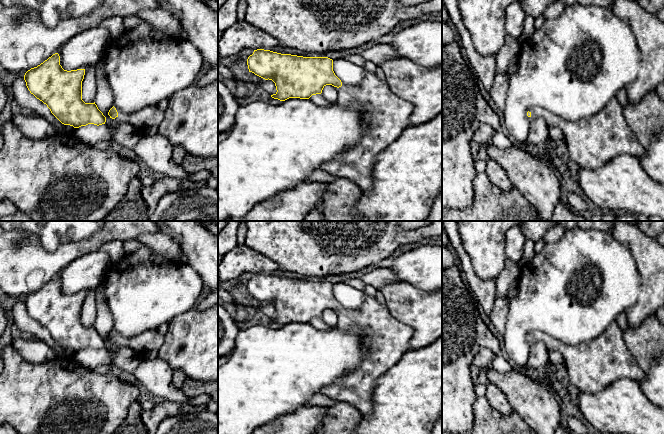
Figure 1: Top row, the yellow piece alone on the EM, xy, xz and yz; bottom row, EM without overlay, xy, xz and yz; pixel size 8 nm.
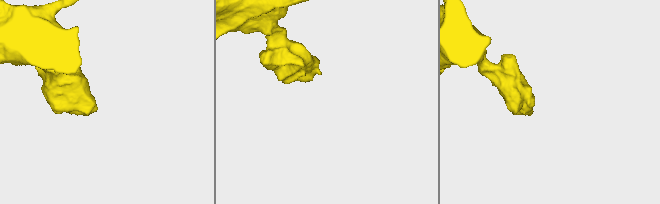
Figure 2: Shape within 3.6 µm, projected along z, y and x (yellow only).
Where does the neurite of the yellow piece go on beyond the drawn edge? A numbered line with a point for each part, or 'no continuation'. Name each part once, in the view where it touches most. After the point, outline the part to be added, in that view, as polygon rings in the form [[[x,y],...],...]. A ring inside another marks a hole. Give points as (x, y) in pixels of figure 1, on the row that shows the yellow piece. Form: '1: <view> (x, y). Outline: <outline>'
1: xy (151, 116). Outline: [[[150,105],[131,114],[118,112],[116,120],[118,122],[128,123],[133,128],[144,133],[150,127],[158,127],[164,116],[165,113],[161,111],[157,106]]]

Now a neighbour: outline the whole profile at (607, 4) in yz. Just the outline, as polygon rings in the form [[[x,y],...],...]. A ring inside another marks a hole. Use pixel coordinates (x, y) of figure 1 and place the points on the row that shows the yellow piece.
[[[577,0],[581,5],[595,5],[605,9],[612,9],[614,0]]]

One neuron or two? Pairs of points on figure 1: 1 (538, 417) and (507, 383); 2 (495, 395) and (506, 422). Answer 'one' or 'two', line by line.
1: one
2: two

